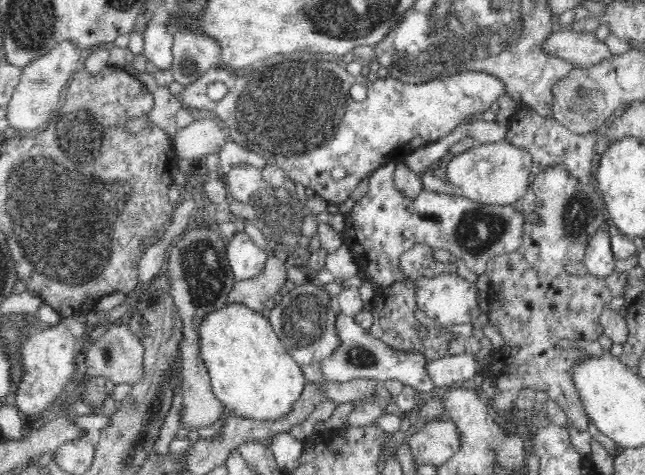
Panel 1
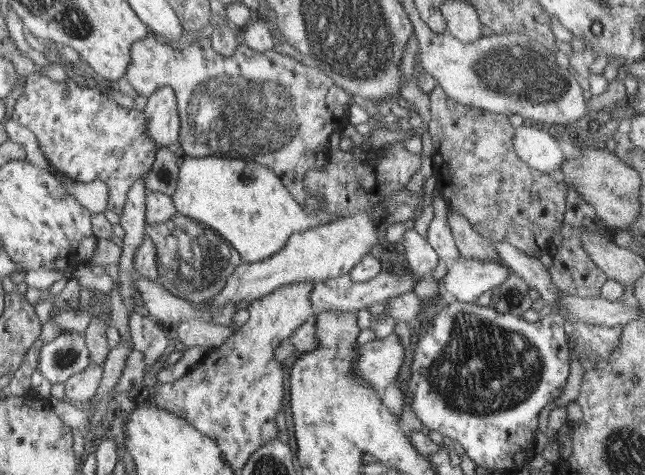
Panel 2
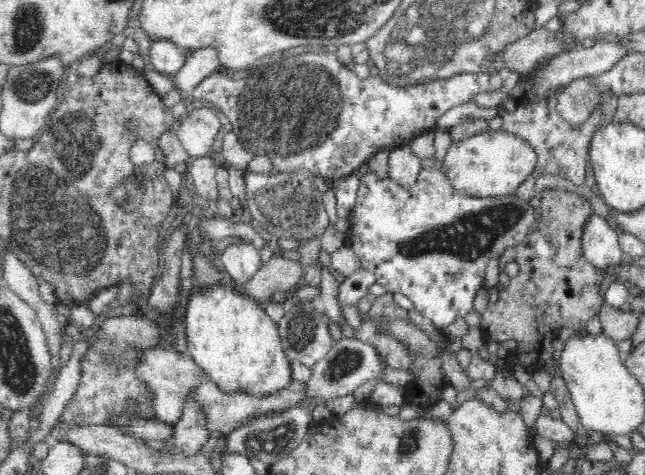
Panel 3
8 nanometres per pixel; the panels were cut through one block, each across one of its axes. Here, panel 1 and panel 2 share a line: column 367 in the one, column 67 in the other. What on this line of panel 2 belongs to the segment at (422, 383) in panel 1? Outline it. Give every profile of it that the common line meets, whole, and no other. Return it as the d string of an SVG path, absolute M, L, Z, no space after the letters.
M65 331L40 349L35 369L51 384L65 382L91 364L84 335Z

